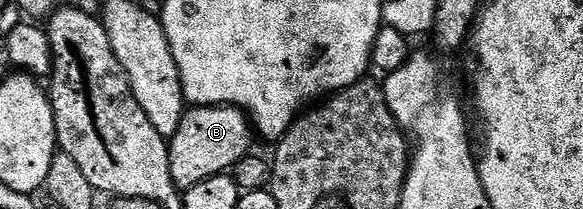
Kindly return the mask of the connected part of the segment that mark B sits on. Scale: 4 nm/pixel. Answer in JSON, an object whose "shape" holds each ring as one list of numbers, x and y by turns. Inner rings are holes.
{"shape":[[199,105,186,108,175,135,168,138,171,175,184,191,220,173,229,173,239,159,250,156,249,140,255,137,245,110,235,105]]}

